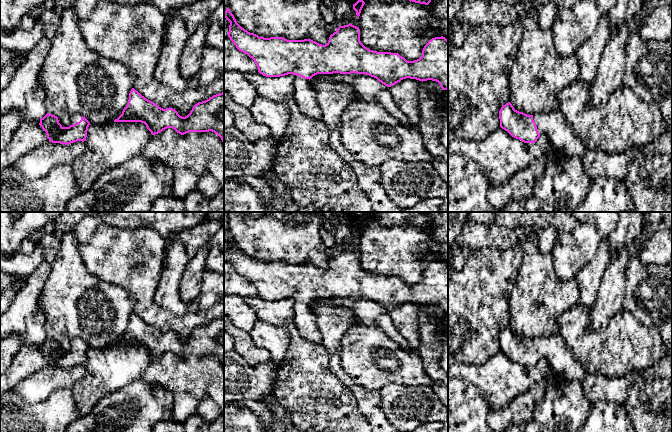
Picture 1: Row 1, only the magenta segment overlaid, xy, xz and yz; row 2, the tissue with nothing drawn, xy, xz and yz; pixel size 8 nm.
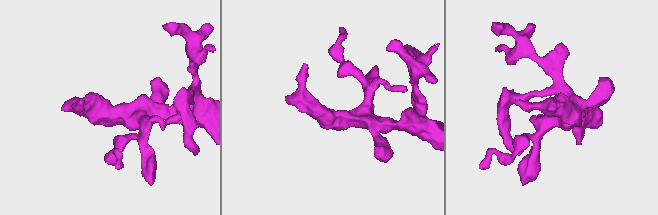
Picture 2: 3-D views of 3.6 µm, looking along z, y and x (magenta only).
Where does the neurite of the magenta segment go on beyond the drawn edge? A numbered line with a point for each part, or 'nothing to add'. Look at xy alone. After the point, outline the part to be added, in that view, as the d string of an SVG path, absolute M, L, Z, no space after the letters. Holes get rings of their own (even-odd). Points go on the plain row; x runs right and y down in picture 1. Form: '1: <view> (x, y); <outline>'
1: xy (75, 342); M75 338L71 340L71 347L70 349L74 349L75 347L79 346L81 344L81 339Z

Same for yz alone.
1: yz (564, 363); M559 336L535 338L533 344L540 359L549 361L555 375L569 380L582 381L585 378L586 369Z

